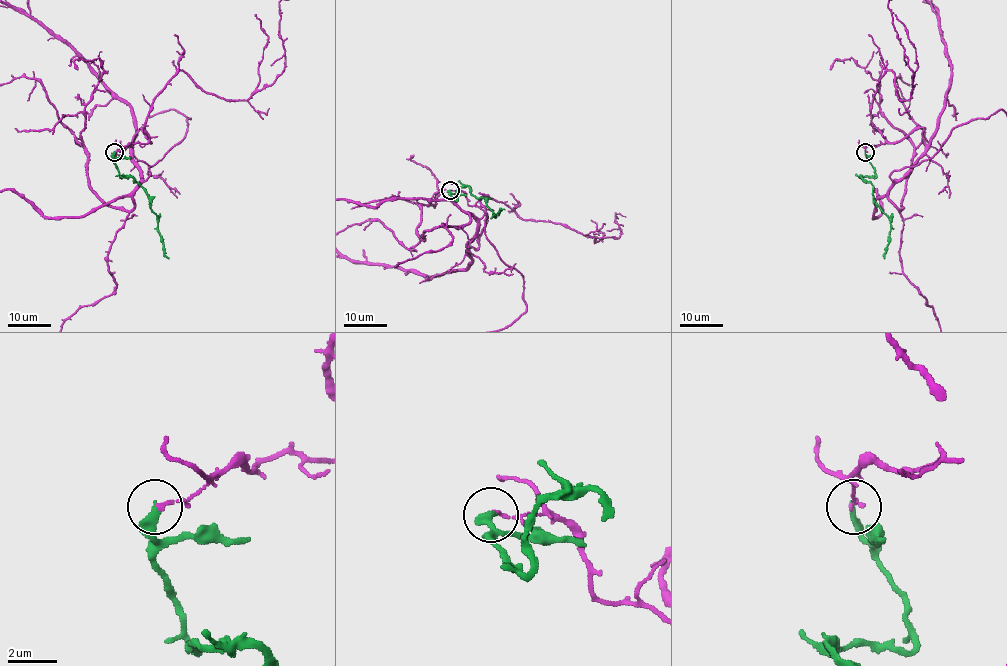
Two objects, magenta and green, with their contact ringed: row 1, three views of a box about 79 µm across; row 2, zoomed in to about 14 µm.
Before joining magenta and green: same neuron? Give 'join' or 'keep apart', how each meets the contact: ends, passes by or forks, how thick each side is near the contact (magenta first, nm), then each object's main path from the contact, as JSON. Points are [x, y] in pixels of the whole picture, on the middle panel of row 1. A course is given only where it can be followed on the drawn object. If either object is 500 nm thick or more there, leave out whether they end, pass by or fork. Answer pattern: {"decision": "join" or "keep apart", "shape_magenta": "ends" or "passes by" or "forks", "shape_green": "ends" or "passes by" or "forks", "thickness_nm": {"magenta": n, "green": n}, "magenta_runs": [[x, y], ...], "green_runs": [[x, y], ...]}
{"decision": "keep apart", "shape_magenta": "ends", "shape_green": "ends", "thickness_nm": {"magenta": 120, "green": 320}, "magenta_runs": [[450, 189], [487, 216], [467, 250], [485, 214], [526, 305]], "green_runs": [[450, 190], [456, 200], [456, 190], [468, 186], [471, 194], [485, 199], [493, 215], [504, 209]]}

